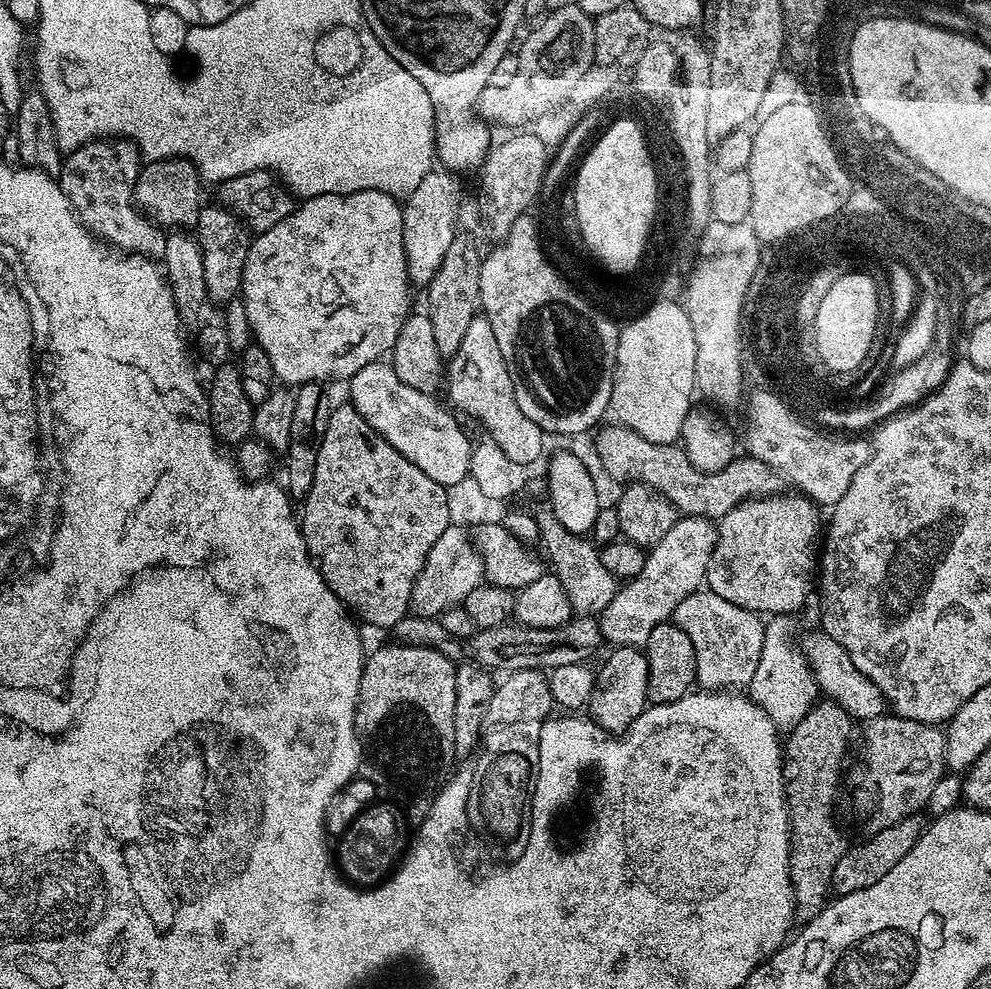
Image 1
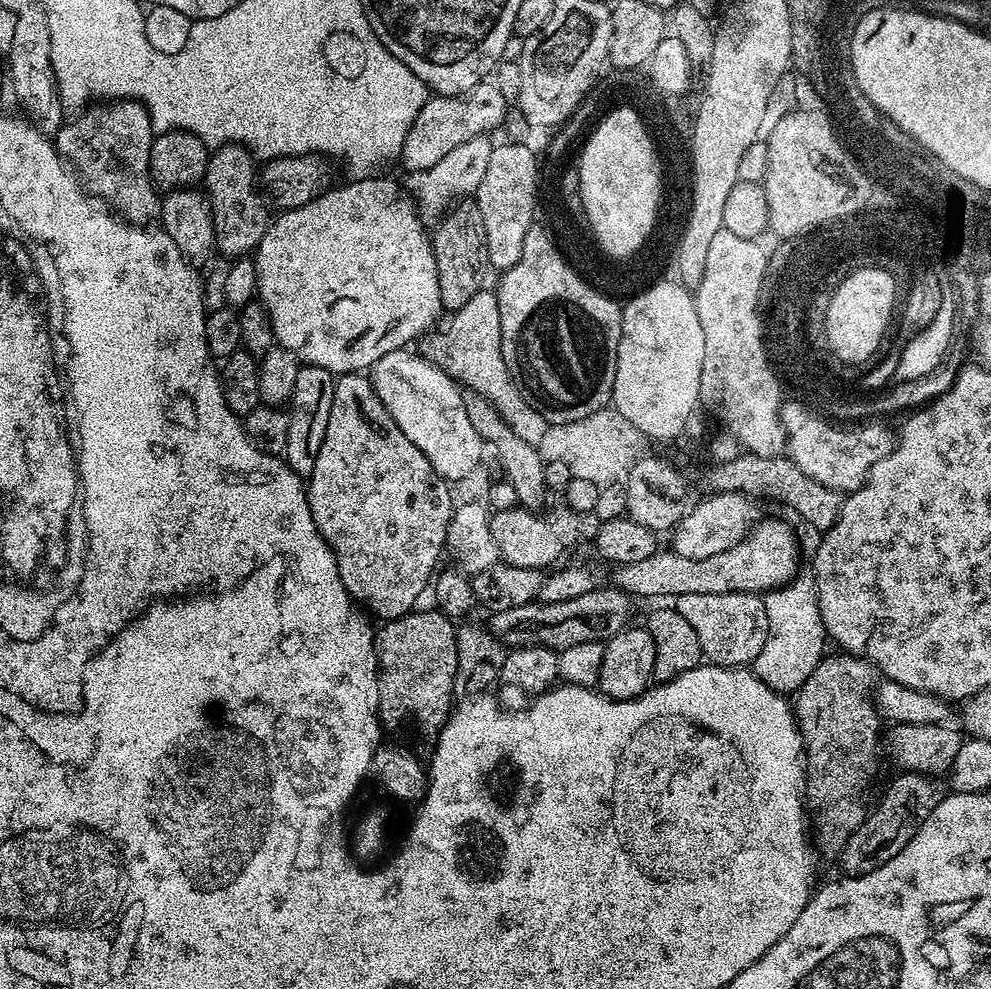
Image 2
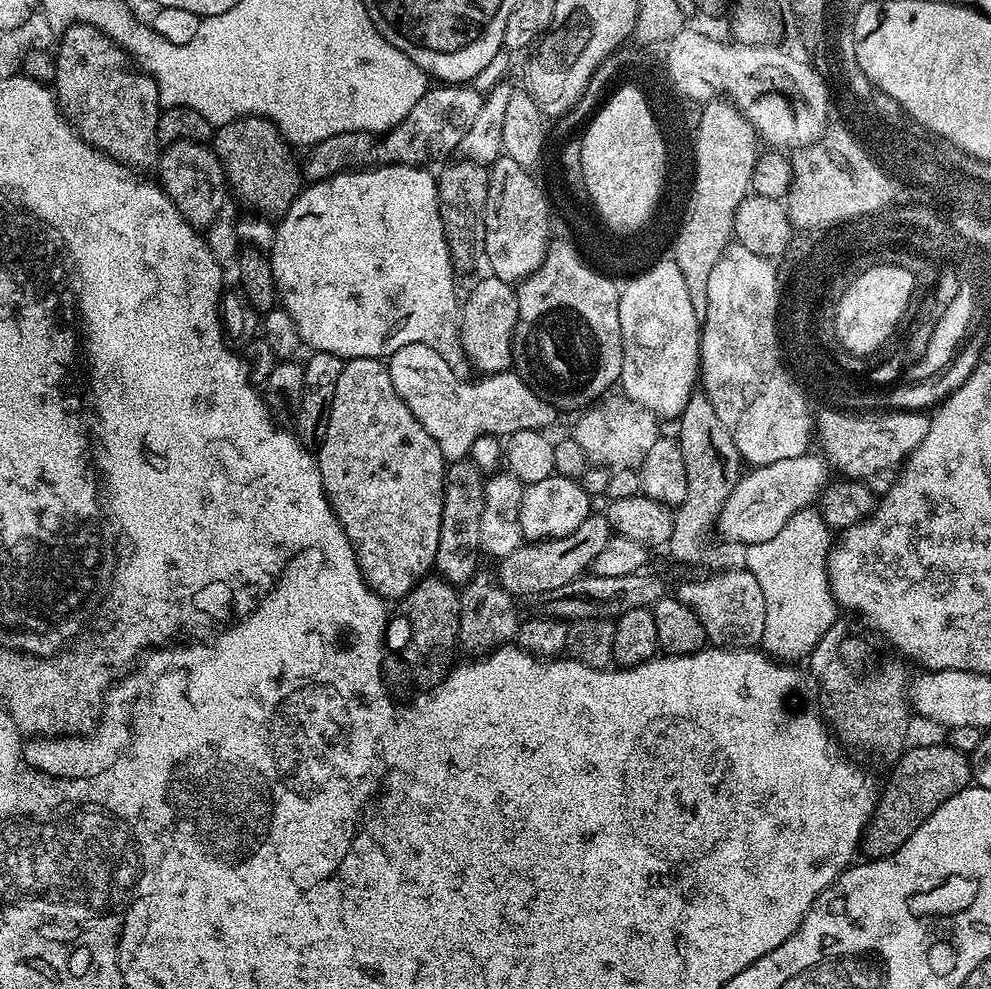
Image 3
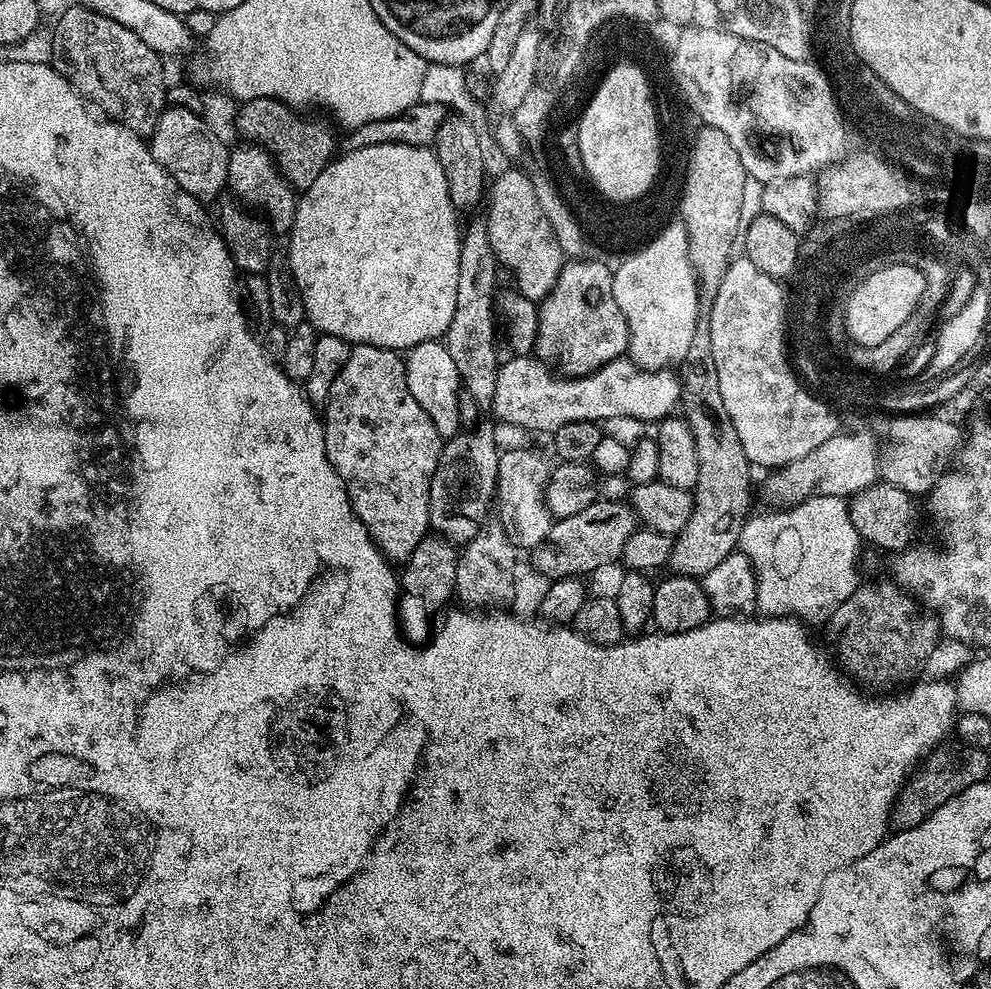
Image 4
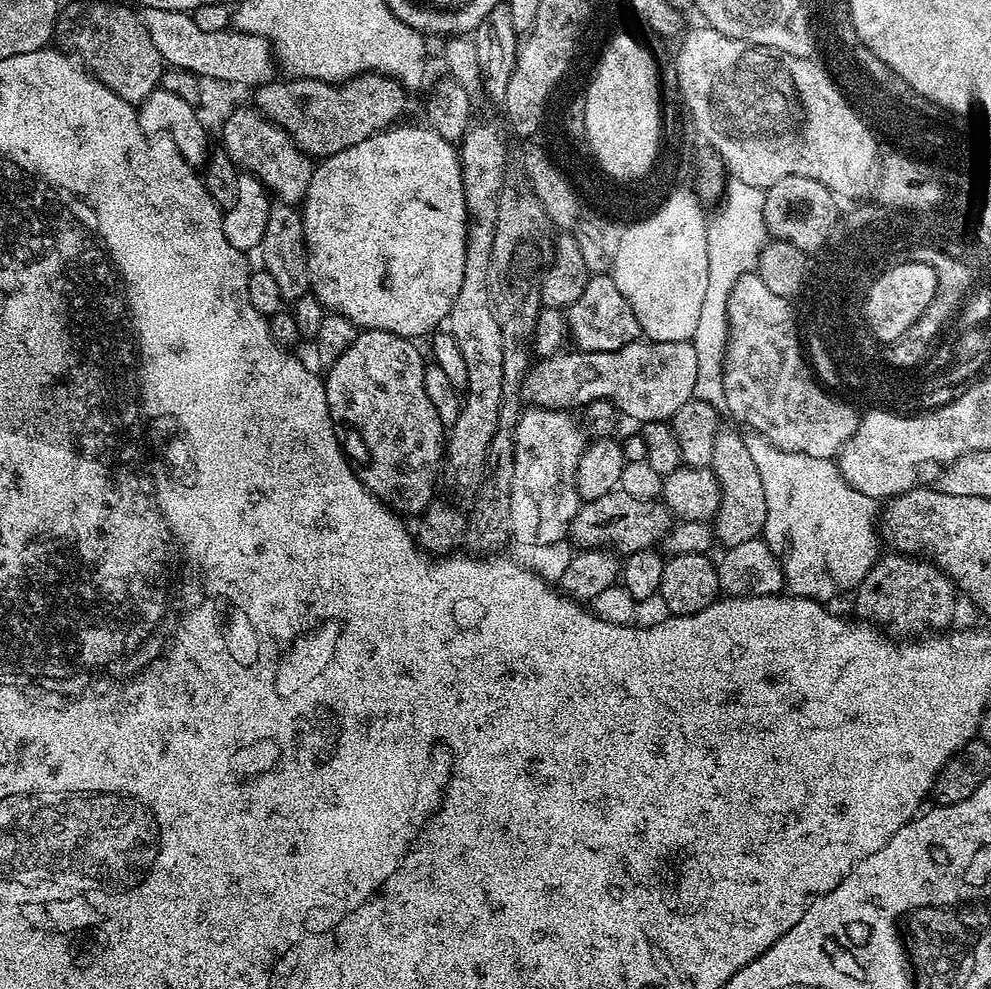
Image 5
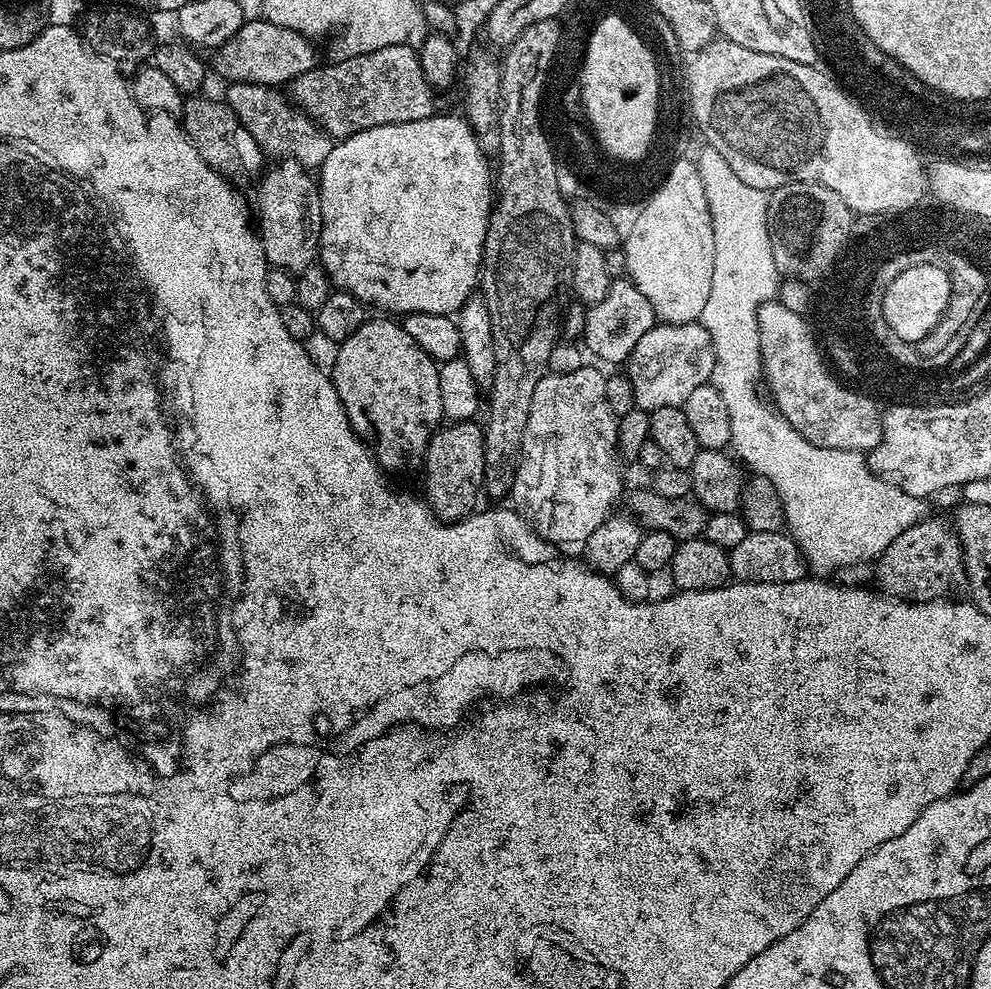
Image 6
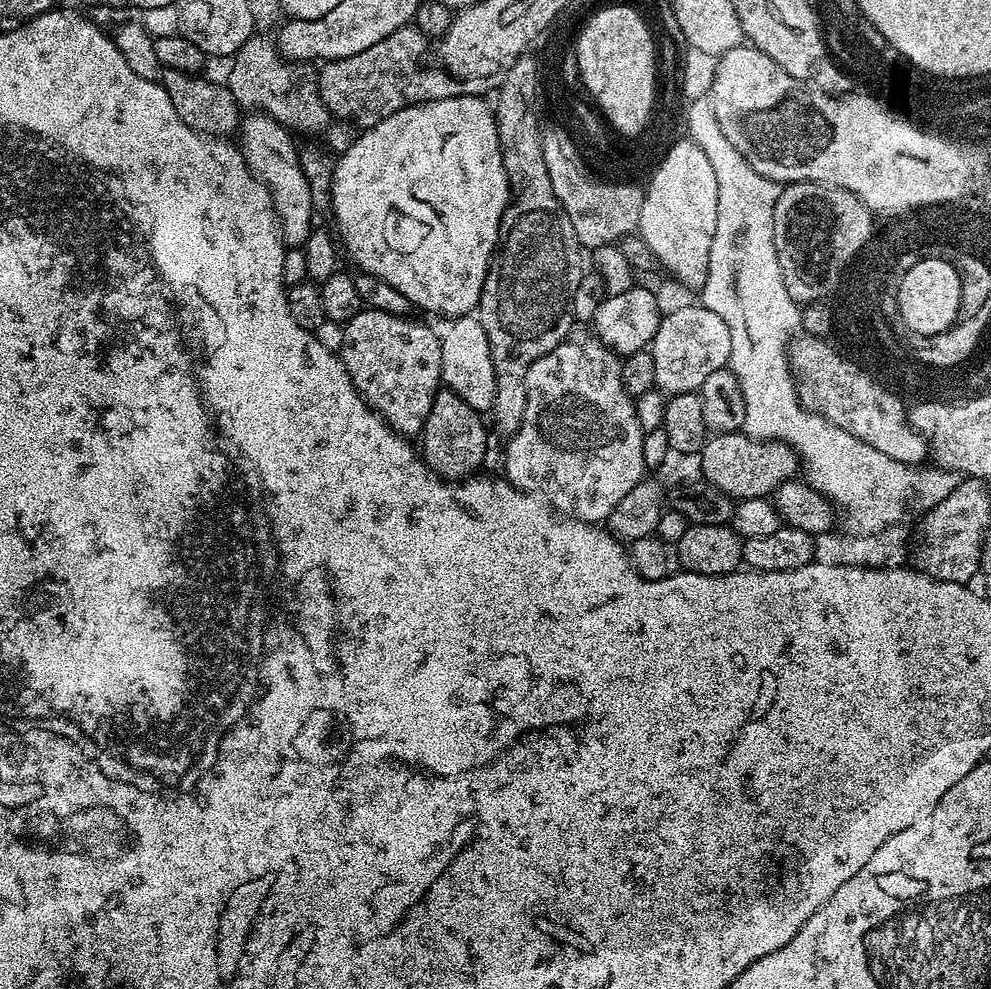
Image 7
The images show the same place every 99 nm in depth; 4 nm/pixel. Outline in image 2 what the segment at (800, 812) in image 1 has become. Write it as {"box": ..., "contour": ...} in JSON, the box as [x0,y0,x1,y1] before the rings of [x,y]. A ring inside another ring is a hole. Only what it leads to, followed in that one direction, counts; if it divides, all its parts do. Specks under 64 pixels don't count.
{"box":[794,650,882,857],"contour":[[[843,650],[837,651],[837,656],[831,654],[825,655],[820,661],[820,665],[814,670],[814,674],[810,674],[810,678],[806,680],[800,691],[794,696],[794,711],[796,714],[796,725],[800,727],[800,733],[804,739],[804,754],[806,757],[806,800],[816,811],[816,824],[814,820],[814,828],[820,831],[820,848],[818,844],[818,852],[821,857],[832,856],[839,857],[840,852],[846,846],[846,842],[850,838],[850,834],[854,834],[854,830],[858,830],[858,826],[862,826],[866,815],[866,807],[864,808],[864,791],[872,784],[872,779],[876,776],[876,768],[872,763],[880,756],[880,746],[882,750],[882,732],[880,736],[880,724],[882,725],[882,717],[876,707],[874,699],[874,689],[878,683],[878,673],[873,668],[869,660],[862,656],[853,656]]]}

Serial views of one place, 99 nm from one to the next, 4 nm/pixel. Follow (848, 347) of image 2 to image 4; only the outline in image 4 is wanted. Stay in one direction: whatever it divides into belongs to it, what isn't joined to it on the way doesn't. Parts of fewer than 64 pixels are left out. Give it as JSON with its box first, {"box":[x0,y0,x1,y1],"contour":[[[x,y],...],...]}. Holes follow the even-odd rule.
{"box":[844,268,924,347],"contour":[[[887,268],[885,272],[880,272],[880,276],[871,276],[868,283],[863,283],[847,297],[844,307],[844,324],[849,339],[863,347],[878,346],[878,342],[883,342],[885,338],[890,338],[910,314],[914,314],[914,306],[918,306],[918,298],[922,298],[922,286],[924,279],[917,276],[913,268]]]}

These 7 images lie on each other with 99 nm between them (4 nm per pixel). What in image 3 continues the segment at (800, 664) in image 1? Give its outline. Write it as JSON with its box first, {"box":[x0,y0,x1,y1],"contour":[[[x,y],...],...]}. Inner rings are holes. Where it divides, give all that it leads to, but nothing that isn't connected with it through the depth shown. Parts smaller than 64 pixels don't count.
{"box":[743,510,838,662],"contour":[[[805,510],[795,512],[774,538],[743,549],[743,567],[756,575],[762,598],[766,598],[766,630],[760,644],[769,656],[788,662],[803,661],[837,620],[838,605],[828,581],[828,553],[833,543],[833,529],[819,511]]]}

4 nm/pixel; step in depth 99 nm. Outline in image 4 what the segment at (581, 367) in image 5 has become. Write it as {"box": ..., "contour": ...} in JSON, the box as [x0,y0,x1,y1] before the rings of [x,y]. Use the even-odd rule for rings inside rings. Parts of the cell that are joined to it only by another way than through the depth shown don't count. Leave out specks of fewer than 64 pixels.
{"box":[490,355,682,434],"contour":[[[513,355],[511,359],[505,359],[501,363],[498,386],[494,392],[490,412],[498,419],[505,420],[506,423],[513,424],[516,428],[525,428],[528,432],[553,434],[567,423],[607,422],[619,416],[629,416],[647,422],[659,422],[665,416],[673,415],[682,400],[682,380],[677,373],[675,376],[675,371],[666,368],[645,370],[638,367],[631,358],[611,360],[609,364],[604,364],[590,372],[573,375],[571,378],[565,378],[563,375],[549,370],[543,363],[533,359],[531,355]]]}

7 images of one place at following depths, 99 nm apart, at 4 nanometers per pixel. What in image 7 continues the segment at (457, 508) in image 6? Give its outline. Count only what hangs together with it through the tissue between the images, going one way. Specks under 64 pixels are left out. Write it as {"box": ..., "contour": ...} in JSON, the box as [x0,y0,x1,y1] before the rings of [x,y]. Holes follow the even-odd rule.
{"box":[418,387,488,482],"contour":[[[441,387],[434,398],[434,406],[430,406],[430,414],[426,414],[424,431],[418,437],[422,459],[429,472],[453,482],[473,475],[488,452],[488,432],[484,429],[484,419],[481,413],[474,410],[474,406],[466,406],[458,394]]]}

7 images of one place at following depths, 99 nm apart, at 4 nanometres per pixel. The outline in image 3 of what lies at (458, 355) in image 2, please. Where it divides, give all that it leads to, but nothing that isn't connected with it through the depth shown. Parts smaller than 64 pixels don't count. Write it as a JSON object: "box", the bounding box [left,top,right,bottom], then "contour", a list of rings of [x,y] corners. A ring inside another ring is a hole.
{"box":[460,275,517,375],"contour":[[[487,275],[461,303],[460,342],[472,366],[483,375],[496,375],[512,365],[512,338],[517,324],[516,288],[506,280]]]}

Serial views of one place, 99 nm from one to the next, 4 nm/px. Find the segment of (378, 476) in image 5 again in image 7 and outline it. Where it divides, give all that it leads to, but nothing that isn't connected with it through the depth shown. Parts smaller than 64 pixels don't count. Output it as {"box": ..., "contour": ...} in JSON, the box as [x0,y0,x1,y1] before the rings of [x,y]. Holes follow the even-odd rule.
{"box":[338,307,442,438],"contour":[[[365,307],[354,318],[343,325],[344,337],[340,340],[338,355],[350,374],[352,384],[359,390],[369,408],[380,419],[405,438],[419,437],[424,431],[426,414],[430,414],[430,406],[434,406],[436,393],[442,387],[442,346],[440,336],[428,324],[420,320],[412,320],[408,316],[395,316],[382,310]]]}

